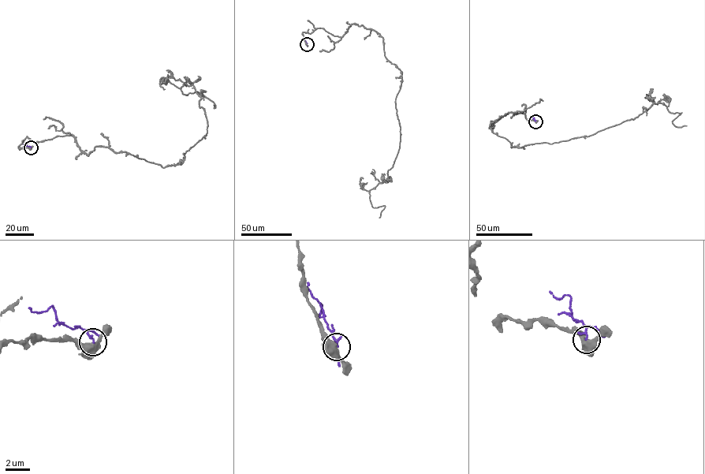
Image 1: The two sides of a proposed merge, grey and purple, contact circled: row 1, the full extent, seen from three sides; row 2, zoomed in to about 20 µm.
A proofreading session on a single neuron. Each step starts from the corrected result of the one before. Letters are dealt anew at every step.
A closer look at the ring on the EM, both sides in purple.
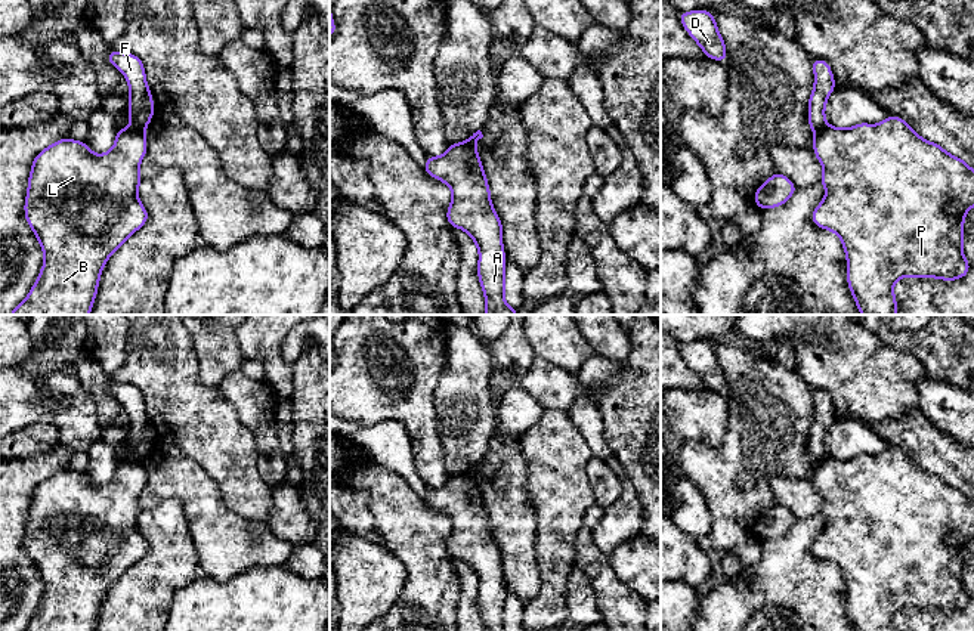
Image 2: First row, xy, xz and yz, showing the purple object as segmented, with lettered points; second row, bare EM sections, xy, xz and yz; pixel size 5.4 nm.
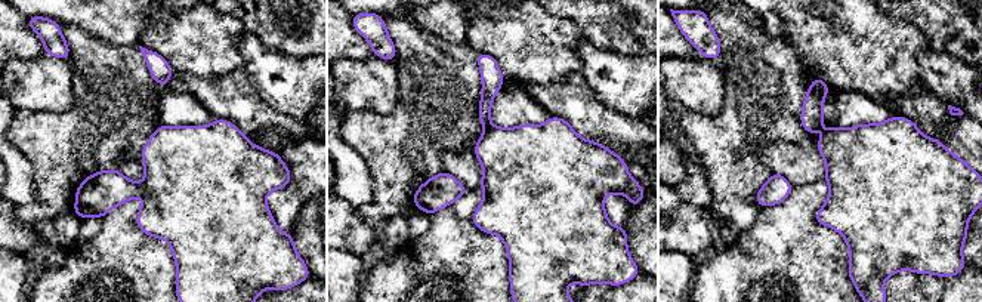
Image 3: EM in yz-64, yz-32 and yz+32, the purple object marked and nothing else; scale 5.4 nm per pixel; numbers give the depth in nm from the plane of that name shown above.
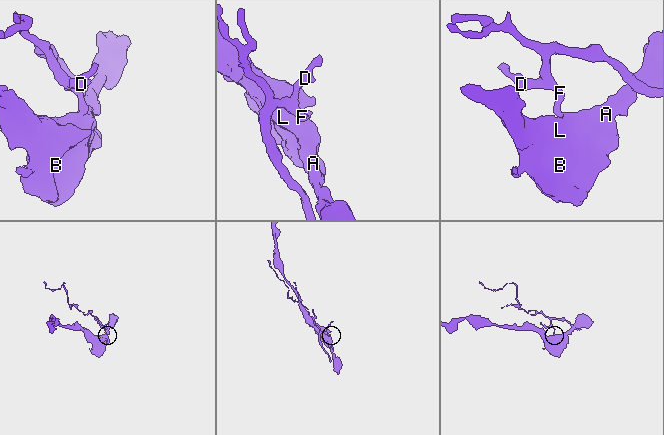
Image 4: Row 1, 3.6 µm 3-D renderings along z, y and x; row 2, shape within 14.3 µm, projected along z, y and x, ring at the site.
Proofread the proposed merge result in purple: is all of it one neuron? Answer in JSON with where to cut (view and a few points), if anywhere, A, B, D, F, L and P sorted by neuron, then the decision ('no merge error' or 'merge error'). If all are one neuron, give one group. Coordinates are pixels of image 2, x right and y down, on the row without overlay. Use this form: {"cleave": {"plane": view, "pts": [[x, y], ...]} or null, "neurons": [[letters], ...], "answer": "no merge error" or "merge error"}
{"cleave": {"plane": "xy", "pts": [[132, 455], [142, 461]]}, "neurons": [["A", "B", "L", "P"], ["D", "F"]], "answer": "merge error"}

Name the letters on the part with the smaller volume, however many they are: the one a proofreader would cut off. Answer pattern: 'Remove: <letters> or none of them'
Remove: D, F

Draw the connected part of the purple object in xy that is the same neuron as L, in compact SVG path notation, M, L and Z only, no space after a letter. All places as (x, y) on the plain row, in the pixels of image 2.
M133 457L118 460L111 482L96 486L86 471L61 470L35 486L25 528L25 550L35 565L44 594L25 631L95 631L101 603L123 573L148 553L148 542L137 529L142 513L139 497L146 485L145 463Z

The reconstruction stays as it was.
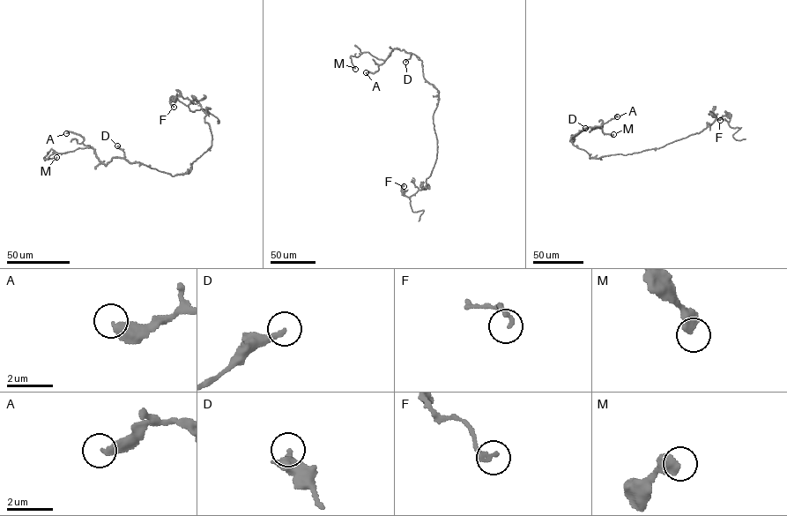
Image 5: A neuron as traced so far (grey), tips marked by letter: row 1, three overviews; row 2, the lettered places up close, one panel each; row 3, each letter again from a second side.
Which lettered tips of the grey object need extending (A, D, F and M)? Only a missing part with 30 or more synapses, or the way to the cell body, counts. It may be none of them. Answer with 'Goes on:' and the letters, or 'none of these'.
Goes on: none of these

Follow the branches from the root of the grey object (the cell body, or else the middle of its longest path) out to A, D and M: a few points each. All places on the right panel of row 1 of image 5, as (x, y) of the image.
A: (611, 154), (590, 158), (586, 152), (570, 140), (572, 135), (571, 140), (588, 127), (601, 126), (617, 116)
D: (611, 154), (590, 158), (586, 151), (574, 145), (571, 137), (585, 128)
M: (611, 154), (590, 158), (570, 140), (588, 127), (602, 126), (604, 133), (613, 134)

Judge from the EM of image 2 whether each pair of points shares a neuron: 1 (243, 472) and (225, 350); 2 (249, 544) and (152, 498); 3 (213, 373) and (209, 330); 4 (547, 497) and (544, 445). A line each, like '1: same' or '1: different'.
1: different
2: same
3: same
4: same

